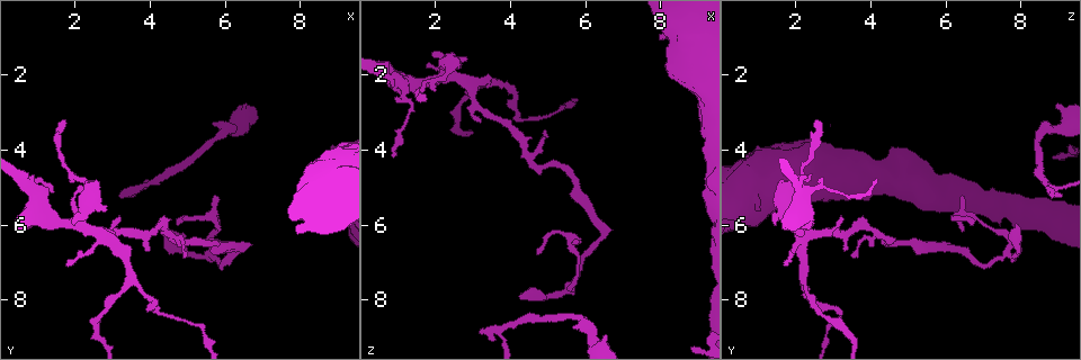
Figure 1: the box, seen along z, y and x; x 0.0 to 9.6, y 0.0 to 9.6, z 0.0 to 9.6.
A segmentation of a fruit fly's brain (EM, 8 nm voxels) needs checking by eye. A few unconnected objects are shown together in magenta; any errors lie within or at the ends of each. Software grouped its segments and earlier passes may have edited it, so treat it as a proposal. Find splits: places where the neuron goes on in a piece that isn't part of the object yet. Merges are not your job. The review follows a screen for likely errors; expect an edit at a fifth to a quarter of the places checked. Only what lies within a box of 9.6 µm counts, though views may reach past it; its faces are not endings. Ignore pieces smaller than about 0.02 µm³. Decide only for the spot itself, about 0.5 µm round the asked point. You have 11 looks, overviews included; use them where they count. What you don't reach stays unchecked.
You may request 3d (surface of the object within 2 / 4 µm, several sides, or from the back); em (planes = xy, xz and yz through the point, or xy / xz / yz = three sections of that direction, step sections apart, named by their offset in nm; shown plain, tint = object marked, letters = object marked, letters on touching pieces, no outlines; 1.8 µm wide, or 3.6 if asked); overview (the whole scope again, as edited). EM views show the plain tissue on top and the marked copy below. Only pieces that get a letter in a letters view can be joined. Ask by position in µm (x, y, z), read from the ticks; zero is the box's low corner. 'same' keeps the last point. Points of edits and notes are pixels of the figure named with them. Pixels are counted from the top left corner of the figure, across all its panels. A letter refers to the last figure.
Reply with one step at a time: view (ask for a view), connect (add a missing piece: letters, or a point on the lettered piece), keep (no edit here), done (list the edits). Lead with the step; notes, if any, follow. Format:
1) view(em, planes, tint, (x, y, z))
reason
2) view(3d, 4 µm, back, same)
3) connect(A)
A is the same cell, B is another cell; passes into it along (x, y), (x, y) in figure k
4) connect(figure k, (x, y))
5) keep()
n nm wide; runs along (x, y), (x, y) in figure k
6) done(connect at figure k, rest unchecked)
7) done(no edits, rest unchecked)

view(3d, 4 µm, (1.75, 3.15, 2.55))
an open end

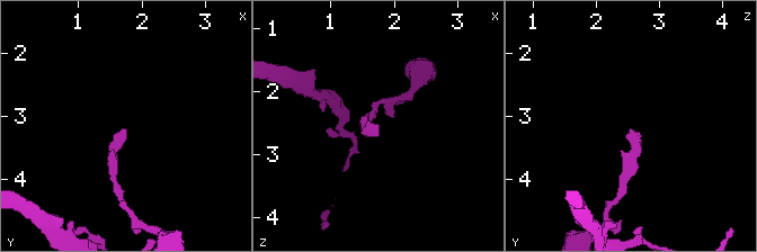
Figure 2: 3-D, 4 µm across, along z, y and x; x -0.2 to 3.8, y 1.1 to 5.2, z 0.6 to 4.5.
view(em, planes, letters, (1.75, 3.20, 2.55))
shape alone is not enough

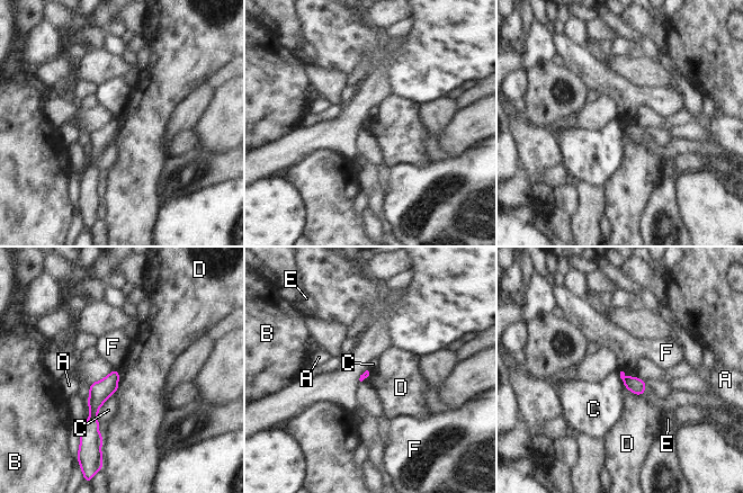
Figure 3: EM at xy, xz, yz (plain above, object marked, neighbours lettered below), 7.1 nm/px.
keep()
A, B, C, D, E and F are other cells; border along (621, 378), (635, 394), (646, 388) in figure 3; none of them fits

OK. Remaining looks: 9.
view(em, planes, letters, (4.75, 6.45, 4.45))
abrupt turn

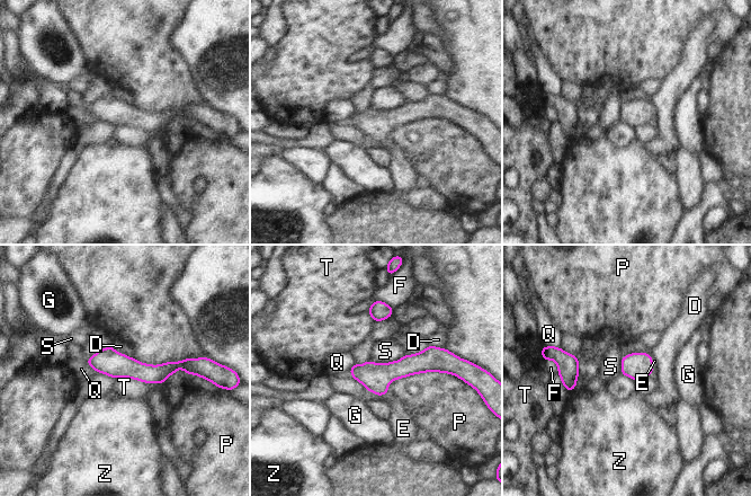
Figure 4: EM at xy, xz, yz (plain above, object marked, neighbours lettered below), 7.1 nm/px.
connect(E)
E is the same cell, D, F, G, P, Q, S, T and Z are other cells; passes into it along (376, 378), (384, 393), (401, 423) in figure 4; the neuron continues

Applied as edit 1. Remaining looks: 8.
view(3d, 2 µm, (6.10, 3.45, 8.70))
thick turns thin

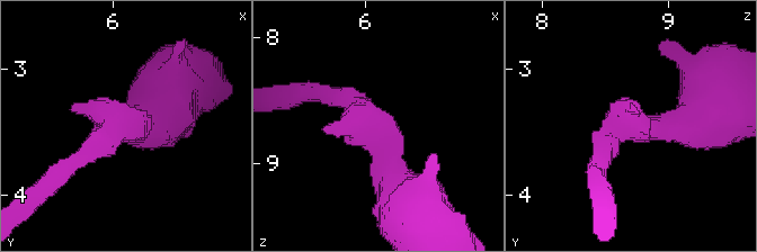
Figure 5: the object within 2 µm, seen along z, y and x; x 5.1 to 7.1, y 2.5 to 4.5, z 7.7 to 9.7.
view(em, 3.6 µm, xy, step 8, tint, (6.12, 3.48, 8.76))
shape alone is not enough

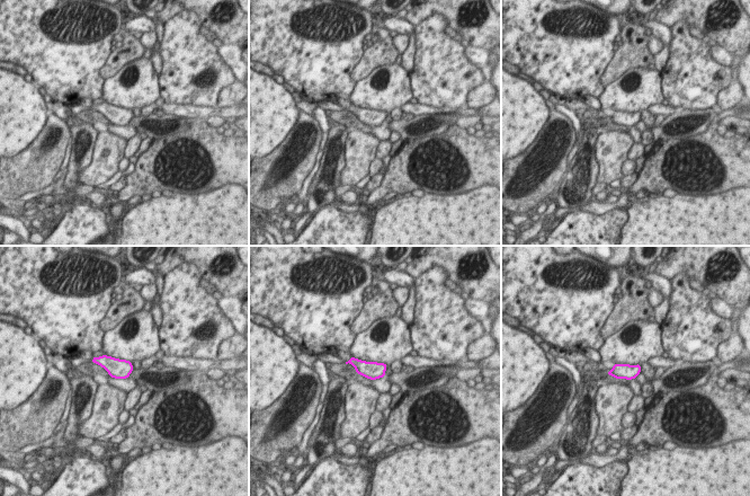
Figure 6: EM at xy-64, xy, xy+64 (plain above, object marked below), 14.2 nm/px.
view(em, 3.6 µm, planes, letters, same)
another direction

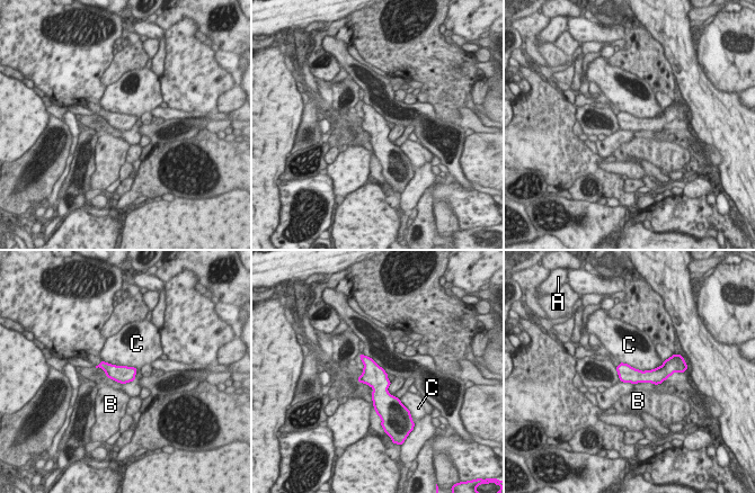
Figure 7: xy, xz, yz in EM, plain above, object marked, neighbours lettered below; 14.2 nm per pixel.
keep()
A, B and C are other cells; border along (621, 361), (641, 370), (663, 365) in figure 7; no lettered piece goes on from it

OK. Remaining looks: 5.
view(3d, 2 µm, (4.25, 5.90, 7.90))
thin end

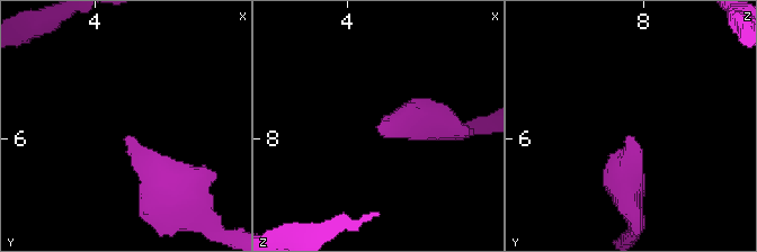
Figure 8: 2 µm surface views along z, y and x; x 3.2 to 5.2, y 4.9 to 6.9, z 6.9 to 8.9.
view(em, planes, letters, (4.24, 6.00, 7.88))

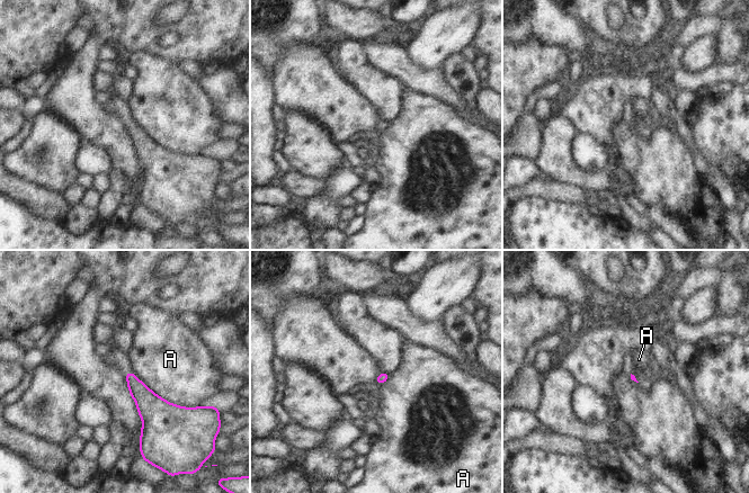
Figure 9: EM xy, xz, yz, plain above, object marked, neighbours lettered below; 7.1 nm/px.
keep()
A is another cell; no lettered piece goes on from it

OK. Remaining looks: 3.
done(connect at figure 4, rest unchecked)

